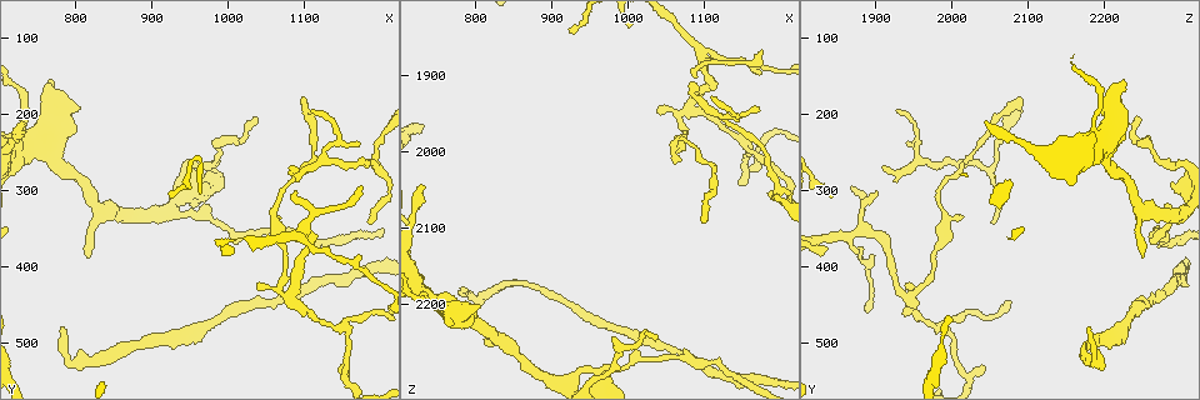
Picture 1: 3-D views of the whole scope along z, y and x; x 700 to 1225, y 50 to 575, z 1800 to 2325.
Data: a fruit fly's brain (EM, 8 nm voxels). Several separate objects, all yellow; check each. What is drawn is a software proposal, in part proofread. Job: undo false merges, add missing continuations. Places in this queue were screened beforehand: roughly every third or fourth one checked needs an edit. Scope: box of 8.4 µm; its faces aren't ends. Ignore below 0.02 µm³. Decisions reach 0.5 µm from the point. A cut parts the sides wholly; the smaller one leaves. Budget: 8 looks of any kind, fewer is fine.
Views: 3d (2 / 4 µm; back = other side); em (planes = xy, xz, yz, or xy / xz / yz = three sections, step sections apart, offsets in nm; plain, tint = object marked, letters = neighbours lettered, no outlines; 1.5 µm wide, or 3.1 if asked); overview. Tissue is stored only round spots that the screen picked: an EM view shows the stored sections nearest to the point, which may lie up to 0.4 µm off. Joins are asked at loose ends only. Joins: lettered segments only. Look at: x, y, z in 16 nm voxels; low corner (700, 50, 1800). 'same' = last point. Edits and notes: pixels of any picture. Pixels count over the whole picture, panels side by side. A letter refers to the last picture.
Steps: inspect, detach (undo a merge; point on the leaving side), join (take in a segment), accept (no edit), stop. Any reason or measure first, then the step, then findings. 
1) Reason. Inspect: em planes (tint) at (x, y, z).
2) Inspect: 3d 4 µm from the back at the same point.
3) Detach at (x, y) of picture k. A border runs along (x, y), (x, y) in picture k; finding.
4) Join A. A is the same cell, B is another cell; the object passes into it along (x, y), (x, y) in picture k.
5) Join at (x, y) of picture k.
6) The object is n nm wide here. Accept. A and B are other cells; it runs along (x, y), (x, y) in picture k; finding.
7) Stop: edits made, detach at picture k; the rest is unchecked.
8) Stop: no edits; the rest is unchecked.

Thin end. Inspect: em planes (letters) at (1040, 420, 1940).

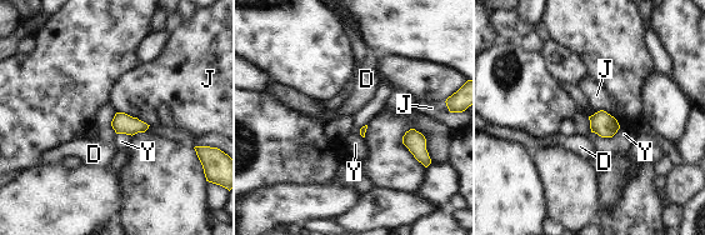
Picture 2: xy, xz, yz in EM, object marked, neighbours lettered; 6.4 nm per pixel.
Accept. D, J and Y are other cells; a border runs along (116, 111), (124, 111), (149, 125) in picture 2; no lettered segment goes on from it.

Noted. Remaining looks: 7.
Branch stops here. Inspect: 3d 4 µm at (1090, 270, 1910).

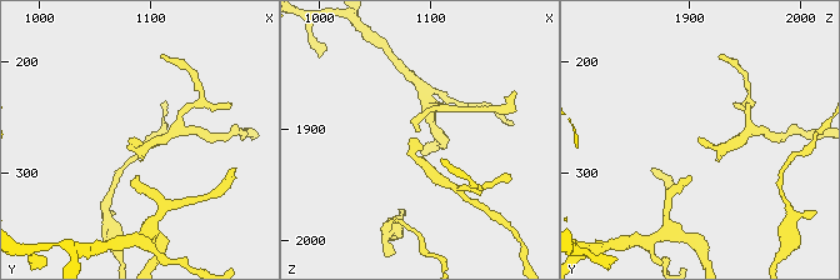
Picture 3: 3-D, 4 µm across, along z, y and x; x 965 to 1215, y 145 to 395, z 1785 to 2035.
Need the tissue. Inspect: em planes (letters) at (1088, 268, 1908).

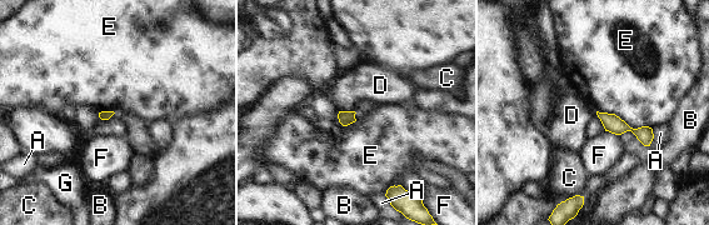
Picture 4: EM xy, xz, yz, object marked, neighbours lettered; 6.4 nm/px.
Accept. A, B, C, D, E, F and G are other cells; a border runs along (597, 110), (652, 129) in picture 4; no lettered segment goes on from it.

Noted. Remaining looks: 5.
Free end. Inspect: em xz step 8 (tint) at (1190, 345, 2055).

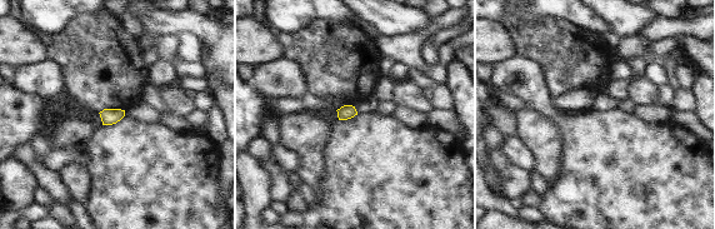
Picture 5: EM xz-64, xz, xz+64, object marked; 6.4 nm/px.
Another direction. Inspect: em yz step 8 (letters) at the same point.

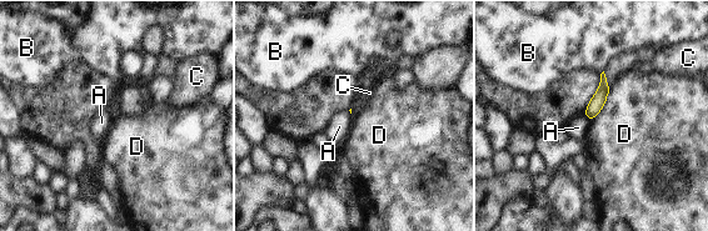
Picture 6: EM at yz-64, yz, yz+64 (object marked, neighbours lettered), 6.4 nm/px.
Accept. A, B, C and D are other cells; a border runs along (609, 88), (603, 108), (591, 119) in picture 6; none of them fits.

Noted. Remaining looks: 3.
Stop: no edits; the rest is unchecked.

